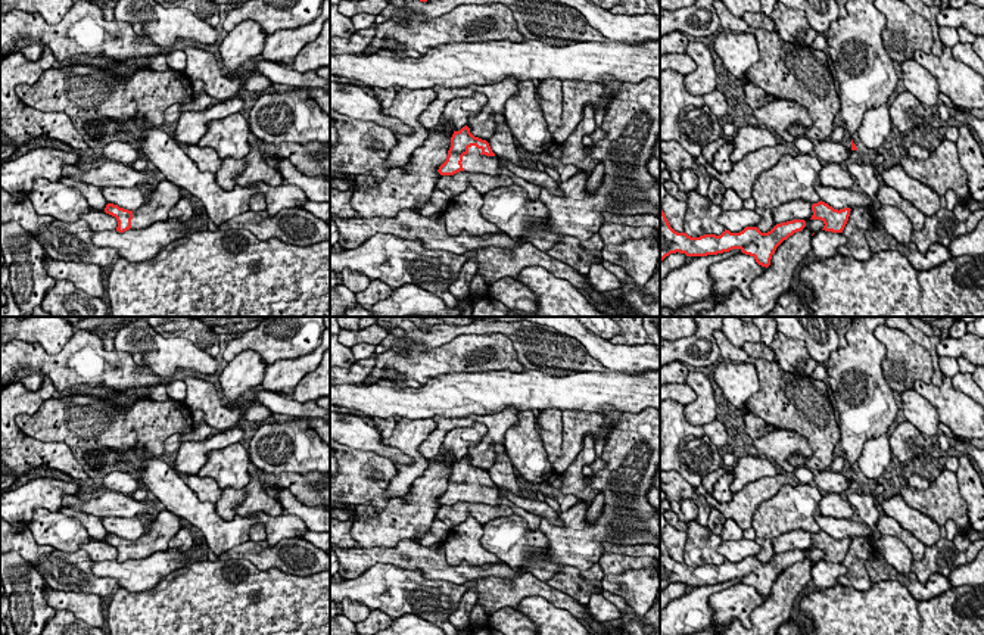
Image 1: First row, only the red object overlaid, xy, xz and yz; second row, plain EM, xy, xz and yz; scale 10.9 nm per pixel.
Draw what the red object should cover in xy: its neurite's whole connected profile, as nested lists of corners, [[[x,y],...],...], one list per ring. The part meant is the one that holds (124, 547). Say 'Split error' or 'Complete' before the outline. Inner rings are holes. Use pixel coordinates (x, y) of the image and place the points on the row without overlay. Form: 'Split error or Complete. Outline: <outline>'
Split error. Outline: [[[159,508],[144,533],[136,539],[128,541],[118,535],[108,533],[105,542],[115,547],[118,551],[116,561],[124,563],[130,558],[144,558],[159,551],[168,550],[168,542],[177,535],[177,532],[187,523],[169,513],[165,508]]]

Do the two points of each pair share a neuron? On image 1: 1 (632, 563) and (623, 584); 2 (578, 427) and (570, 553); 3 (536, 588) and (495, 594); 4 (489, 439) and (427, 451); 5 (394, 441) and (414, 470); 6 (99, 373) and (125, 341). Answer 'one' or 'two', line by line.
1: two
2: two
3: one
4: one
5: one
6: two

